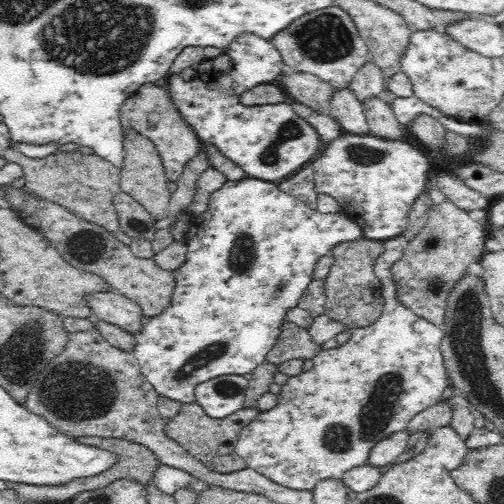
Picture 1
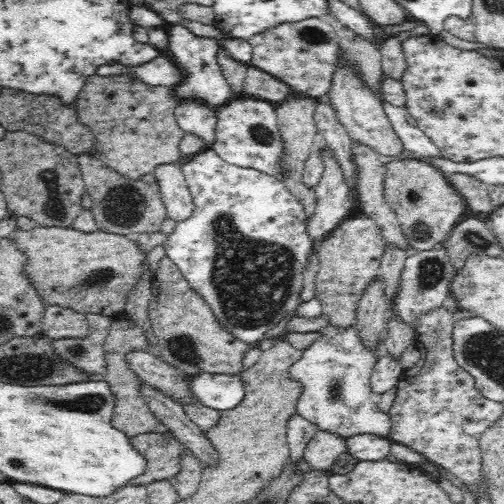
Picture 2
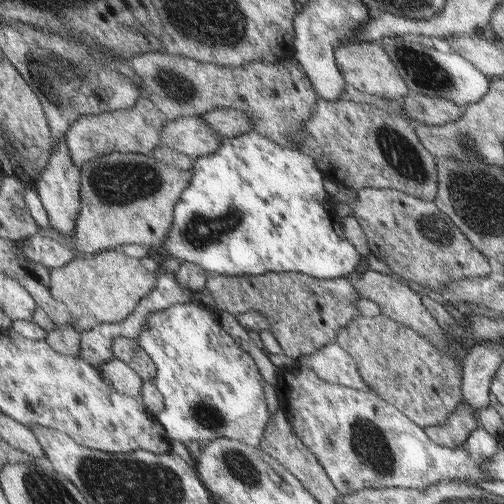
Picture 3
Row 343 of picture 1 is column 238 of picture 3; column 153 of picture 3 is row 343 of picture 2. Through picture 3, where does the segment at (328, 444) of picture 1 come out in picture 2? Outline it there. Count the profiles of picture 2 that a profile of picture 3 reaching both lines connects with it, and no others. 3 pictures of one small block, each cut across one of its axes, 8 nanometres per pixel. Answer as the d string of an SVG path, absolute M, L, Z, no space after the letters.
M328 322L328 326L324 326L320 330L320 338L310 348L306 348L302 358L292 366L290 378L302 384L302 396L298 400L298 414L304 416L310 424L314 424L318 428L318 432L332 432L332 436L340 436L340 440L350 440L352 436L390 438L392 422L390 422L388 414L378 408L378 396L370 384L370 378L372 378L372 372L374 372L378 360L382 356L388 356L384 352L384 348L386 348L384 338L386 336L382 336L374 348L368 348L362 342L362 336L356 326L338 328Z

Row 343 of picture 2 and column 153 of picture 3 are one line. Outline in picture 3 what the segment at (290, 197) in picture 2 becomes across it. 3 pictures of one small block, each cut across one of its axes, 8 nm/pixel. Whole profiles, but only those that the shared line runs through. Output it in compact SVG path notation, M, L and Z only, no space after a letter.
M249 130L247 134L227 138L217 152L197 158L191 168L191 182L179 196L175 204L173 222L167 230L163 244L147 248L147 256L165 256L175 258L179 264L193 264L209 276L219 278L239 278L239 276L257 276L265 272L295 272L315 280L335 280L349 278L357 272L357 266L365 262L367 270L377 272L379 276L389 276L407 284L417 294L431 294L419 284L413 284L405 278L399 278L387 262L369 252L361 256L351 242L341 234L341 220L333 212L333 232L331 232L331 202L321 186L321 174L317 164L305 154L299 154L295 148L281 146L261 136L259 132Z

